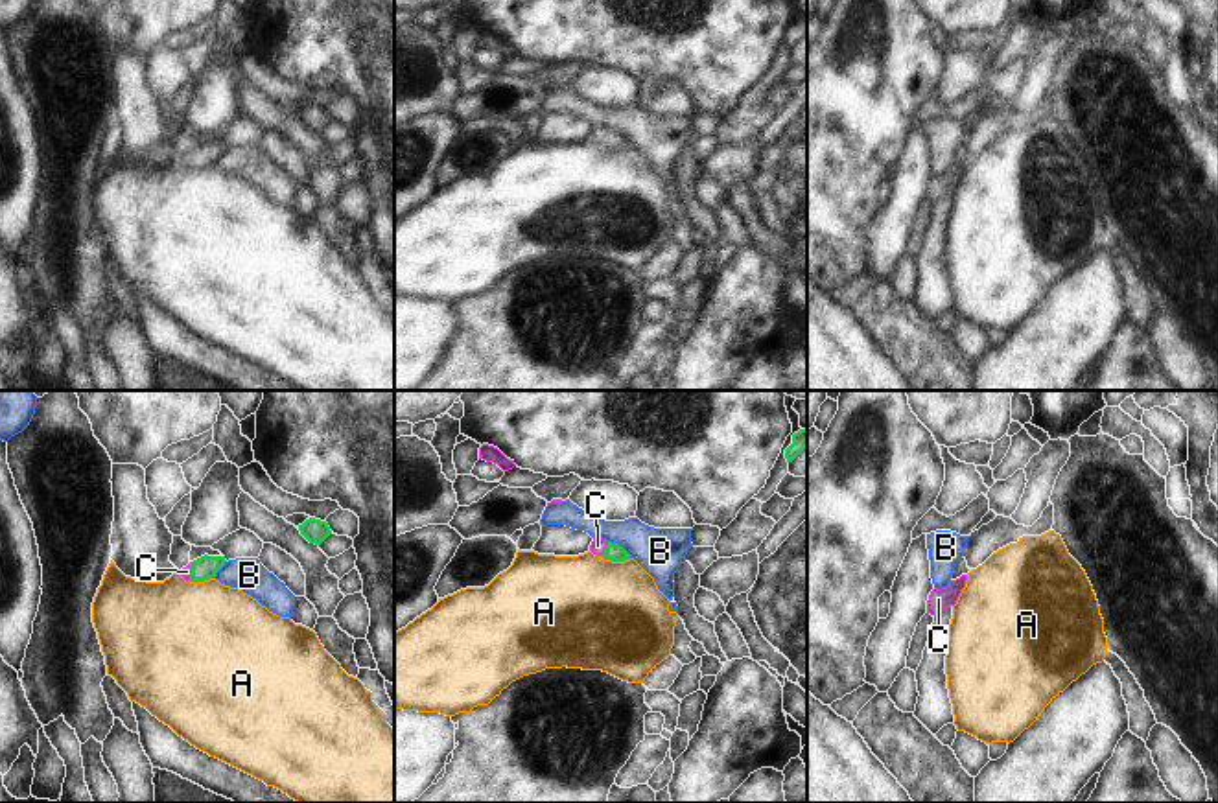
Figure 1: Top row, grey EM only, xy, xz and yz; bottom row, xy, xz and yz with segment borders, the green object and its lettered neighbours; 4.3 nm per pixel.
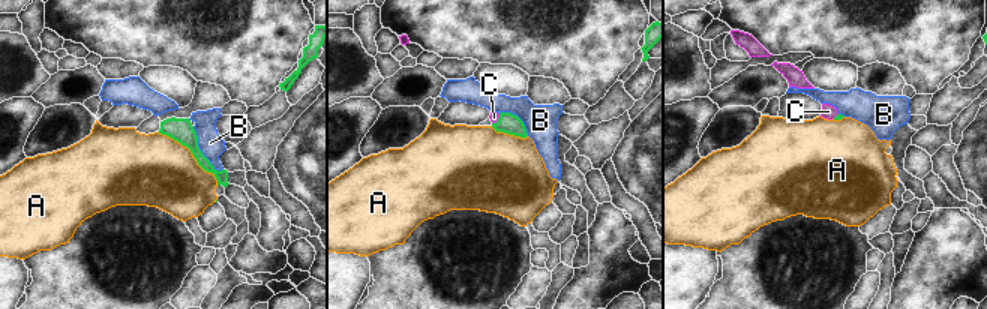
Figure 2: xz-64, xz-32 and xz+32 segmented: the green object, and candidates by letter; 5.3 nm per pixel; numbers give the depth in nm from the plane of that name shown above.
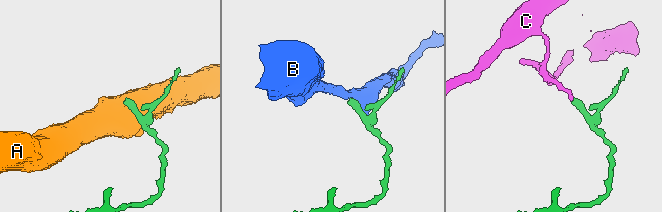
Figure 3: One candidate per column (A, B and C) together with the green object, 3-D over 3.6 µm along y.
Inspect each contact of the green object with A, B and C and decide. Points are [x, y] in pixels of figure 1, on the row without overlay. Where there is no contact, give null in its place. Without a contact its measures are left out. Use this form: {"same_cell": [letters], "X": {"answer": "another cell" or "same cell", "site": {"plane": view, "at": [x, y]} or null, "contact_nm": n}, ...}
{"same_cell": ["C"], "A": {"answer": "another cell", "site": {"plane": "xz", "at": [616, 148]}, "contact_nm": 140}, "B": {"answer": "another cell", "site": {"plane": "xz", "at": [620, 133]}, "contact_nm": 130}, "C": {"answer": "same cell", "site": {"plane": "xz", "at": [605, 137]}, "contact_nm": 70}}

